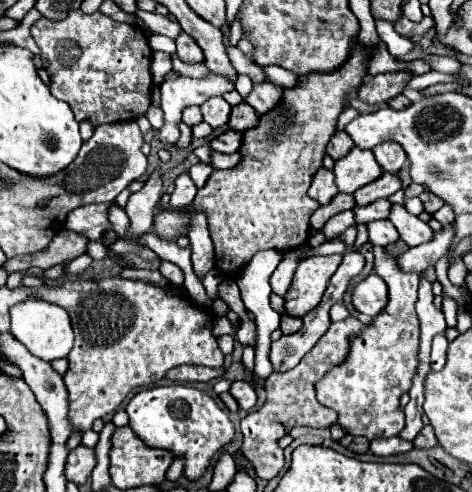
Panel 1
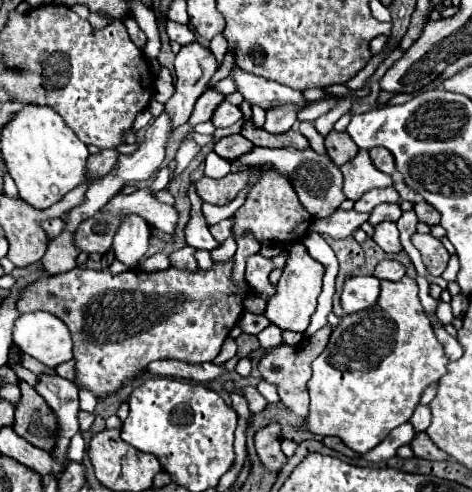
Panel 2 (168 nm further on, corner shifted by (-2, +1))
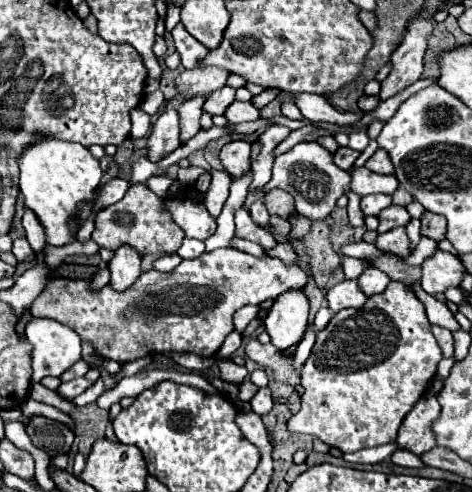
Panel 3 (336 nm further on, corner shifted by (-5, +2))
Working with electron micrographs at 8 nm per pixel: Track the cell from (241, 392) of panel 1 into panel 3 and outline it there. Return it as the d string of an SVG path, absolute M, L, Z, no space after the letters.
M260 388L260 390L254 394L254 398L250 400L250 404L252 404L252 410L254 410L256 414L260 414L260 416L266 414L266 412L270 412L272 406L274 406L270 388Z

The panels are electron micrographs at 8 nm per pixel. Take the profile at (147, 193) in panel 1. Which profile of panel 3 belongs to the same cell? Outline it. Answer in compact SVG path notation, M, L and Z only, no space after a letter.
M120 246L112 260L108 262L108 268L112 272L110 284L114 290L126 290L128 286L134 284L134 280L140 276L140 254L132 246Z

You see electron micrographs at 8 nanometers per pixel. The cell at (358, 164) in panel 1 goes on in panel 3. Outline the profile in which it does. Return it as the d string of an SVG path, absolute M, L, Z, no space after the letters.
M366 166L362 168L352 168L352 182L350 182L350 190L358 196L368 196L368 194L392 194L398 188L398 178L396 176L382 176L376 174L372 170L368 170Z

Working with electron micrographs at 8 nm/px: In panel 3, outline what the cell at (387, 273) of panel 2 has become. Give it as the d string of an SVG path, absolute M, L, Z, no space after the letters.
M366 268L360 274L358 282L366 296L374 296L374 294L380 294L382 290L386 290L386 286L390 284L390 276L382 274L382 270L378 270L378 268Z

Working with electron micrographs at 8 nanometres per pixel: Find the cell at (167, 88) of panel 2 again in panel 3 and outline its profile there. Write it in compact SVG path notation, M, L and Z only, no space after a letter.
M156 90L156 92L152 92L152 94L146 94L146 96L144 96L144 100L142 100L140 108L142 108L144 112L148 112L148 114L154 114L162 104L164 104L164 94L162 94L160 90Z

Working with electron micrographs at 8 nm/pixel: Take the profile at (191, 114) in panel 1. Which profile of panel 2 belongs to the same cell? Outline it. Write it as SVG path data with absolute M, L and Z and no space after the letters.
M215 89L205 91L205 93L197 99L197 103L195 103L195 109L193 109L191 117L189 117L189 125L195 127L197 123L209 121L211 115L213 115L213 111L223 103L223 99L225 99L225 95L219 93L219 91L215 91Z

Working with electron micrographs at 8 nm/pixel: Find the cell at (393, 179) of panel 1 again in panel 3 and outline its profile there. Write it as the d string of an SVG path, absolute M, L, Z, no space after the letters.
M372 194L372 196L364 196L364 198L360 200L360 208L362 208L362 212L364 212L366 216L368 216L368 214L378 216L380 210L384 210L384 208L390 206L390 204L392 204L392 198L386 196L386 194Z

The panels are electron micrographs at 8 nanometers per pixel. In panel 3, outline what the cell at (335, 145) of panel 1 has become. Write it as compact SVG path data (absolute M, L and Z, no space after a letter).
M340 146L340 148L334 152L334 162L336 162L336 166L340 166L342 170L350 170L352 164L354 164L354 160L356 160L358 156L360 156L360 152L350 150L348 146Z

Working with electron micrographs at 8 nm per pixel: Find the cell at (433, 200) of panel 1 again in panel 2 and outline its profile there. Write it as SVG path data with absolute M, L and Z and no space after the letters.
M421 201L421 203L415 205L415 213L417 213L417 219L419 219L419 221L423 221L423 223L427 223L427 225L439 225L441 215L439 215L435 209L427 207L425 201Z

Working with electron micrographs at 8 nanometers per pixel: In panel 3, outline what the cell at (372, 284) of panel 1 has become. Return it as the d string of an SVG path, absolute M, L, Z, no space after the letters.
M344 280L326 292L326 300L334 312L340 312L344 308L360 308L368 298L358 290L358 280Z

